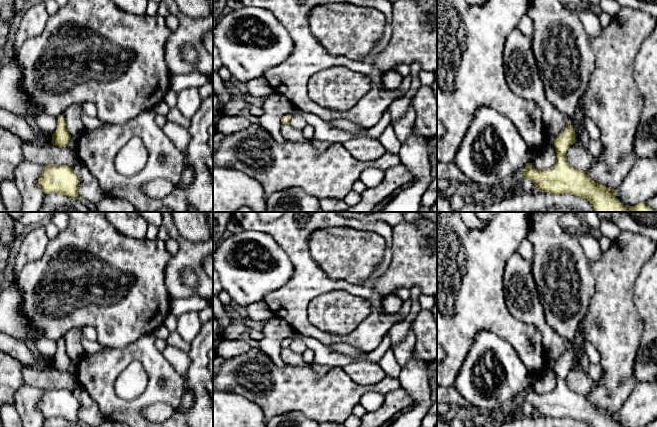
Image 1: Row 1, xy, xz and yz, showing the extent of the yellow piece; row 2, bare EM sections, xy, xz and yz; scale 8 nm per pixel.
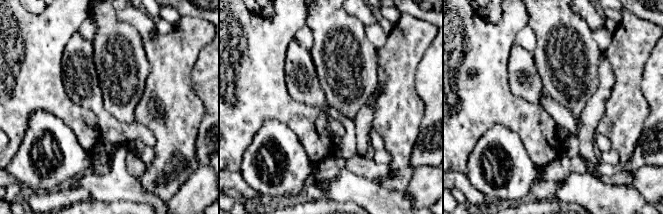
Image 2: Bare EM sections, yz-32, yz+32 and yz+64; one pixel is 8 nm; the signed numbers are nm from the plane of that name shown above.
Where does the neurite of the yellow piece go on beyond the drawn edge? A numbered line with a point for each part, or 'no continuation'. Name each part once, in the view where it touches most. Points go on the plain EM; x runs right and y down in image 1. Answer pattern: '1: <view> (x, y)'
1: xz (323, 356)

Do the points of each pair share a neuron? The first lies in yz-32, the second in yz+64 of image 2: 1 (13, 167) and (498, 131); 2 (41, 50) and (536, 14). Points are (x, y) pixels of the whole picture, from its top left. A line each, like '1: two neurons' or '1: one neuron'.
1: one neuron
2: two neurons

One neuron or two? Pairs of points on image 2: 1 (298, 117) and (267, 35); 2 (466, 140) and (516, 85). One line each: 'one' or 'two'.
1: one
2: two

